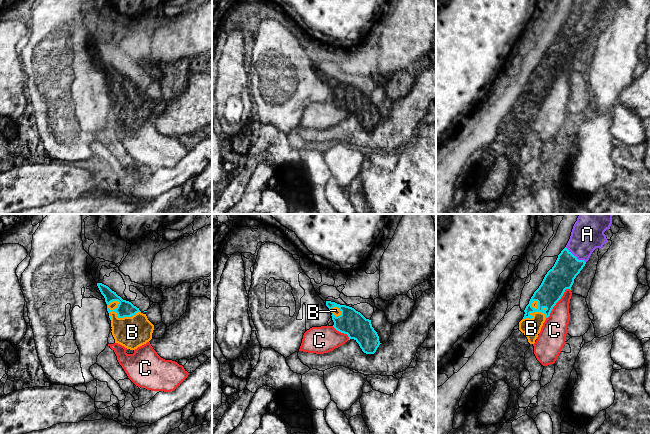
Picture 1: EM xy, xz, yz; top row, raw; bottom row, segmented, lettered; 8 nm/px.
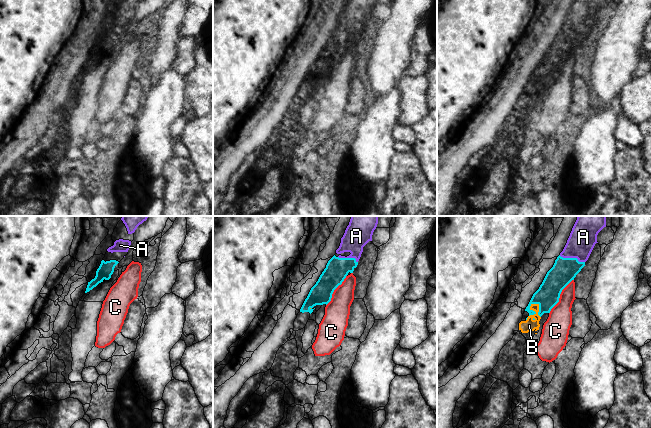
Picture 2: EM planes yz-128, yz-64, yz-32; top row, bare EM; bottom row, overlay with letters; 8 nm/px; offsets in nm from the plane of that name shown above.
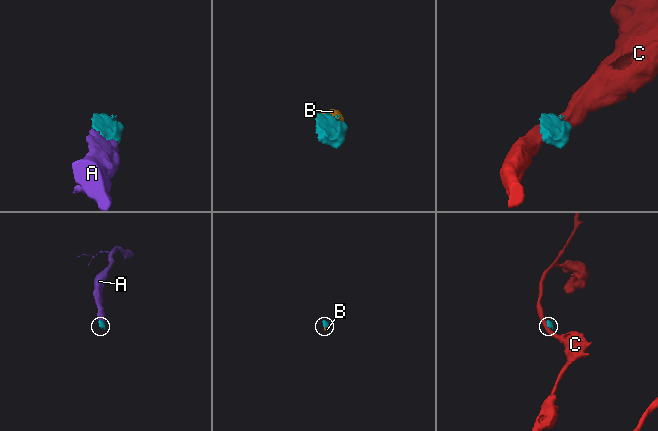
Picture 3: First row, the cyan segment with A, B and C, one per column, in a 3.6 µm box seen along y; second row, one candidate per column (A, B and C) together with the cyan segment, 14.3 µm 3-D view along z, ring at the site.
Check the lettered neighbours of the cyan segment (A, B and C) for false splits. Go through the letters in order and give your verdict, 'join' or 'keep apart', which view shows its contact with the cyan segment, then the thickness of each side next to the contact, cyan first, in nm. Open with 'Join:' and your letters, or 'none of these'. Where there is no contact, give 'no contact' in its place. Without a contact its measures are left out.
Join: A, B
A: join | yz | 200/260 nm
B: join | xy | 130/260 nm
C: keep apart | yz | 200/200 nm

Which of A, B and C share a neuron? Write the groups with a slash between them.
A B / C

